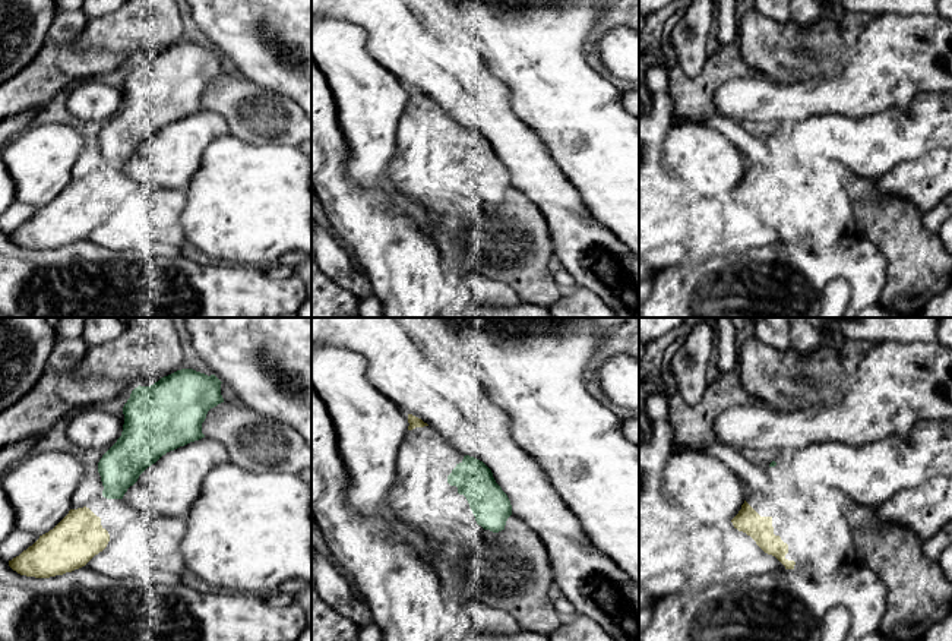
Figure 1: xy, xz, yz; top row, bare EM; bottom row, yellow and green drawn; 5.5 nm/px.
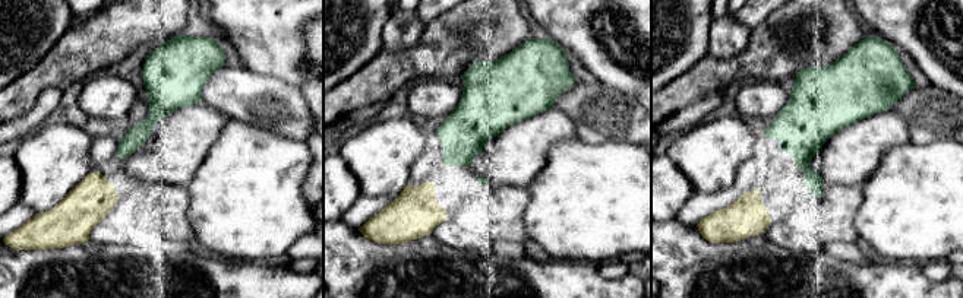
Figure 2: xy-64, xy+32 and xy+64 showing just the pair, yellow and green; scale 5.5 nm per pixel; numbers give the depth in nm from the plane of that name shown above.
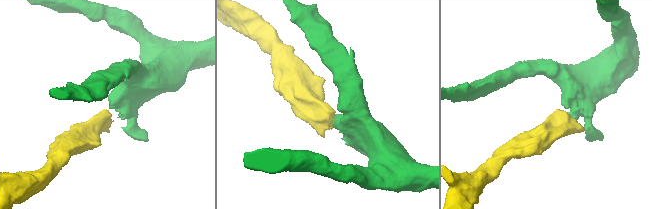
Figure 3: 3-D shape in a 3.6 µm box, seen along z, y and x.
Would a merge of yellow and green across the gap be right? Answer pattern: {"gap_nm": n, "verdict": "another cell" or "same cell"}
{"gap_nm": 110, "verdict": "same cell"}

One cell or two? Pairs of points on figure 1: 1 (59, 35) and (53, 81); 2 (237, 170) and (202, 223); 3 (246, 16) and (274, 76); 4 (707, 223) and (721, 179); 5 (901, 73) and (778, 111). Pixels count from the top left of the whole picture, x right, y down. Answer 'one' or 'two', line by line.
1: two
2: one
3: one
4: two
5: one

